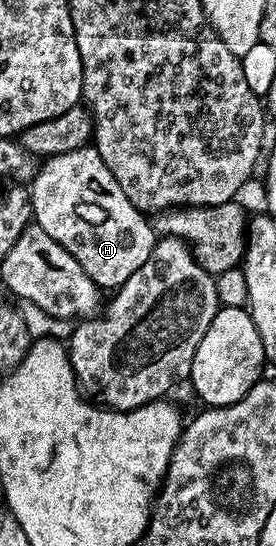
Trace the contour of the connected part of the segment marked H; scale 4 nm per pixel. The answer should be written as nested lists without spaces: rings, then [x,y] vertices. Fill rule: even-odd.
[[[81,146],[76,152],[45,159],[28,189],[33,221],[72,255],[98,287],[122,286],[152,256],[156,231],[147,215],[124,196],[124,188],[108,172],[97,146]]]

